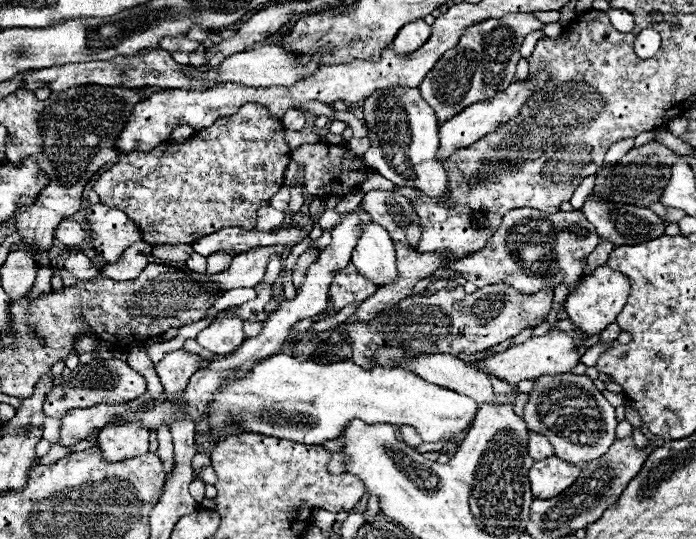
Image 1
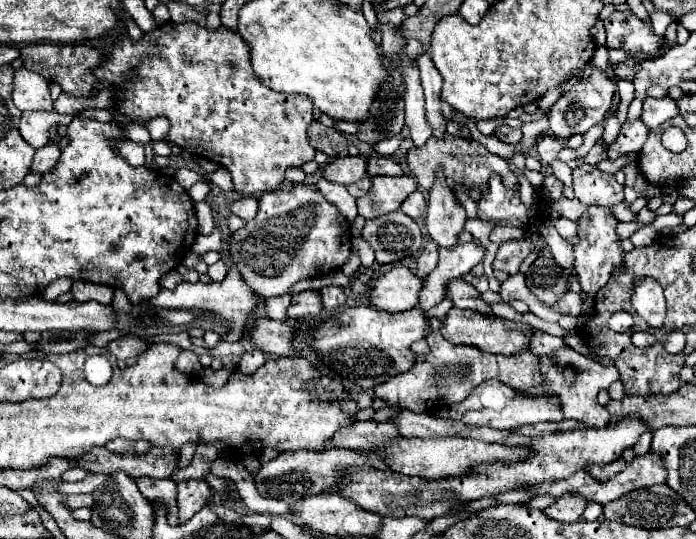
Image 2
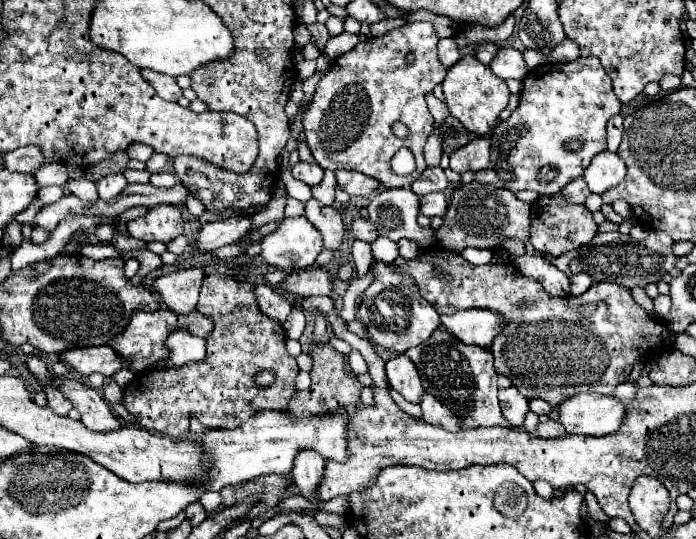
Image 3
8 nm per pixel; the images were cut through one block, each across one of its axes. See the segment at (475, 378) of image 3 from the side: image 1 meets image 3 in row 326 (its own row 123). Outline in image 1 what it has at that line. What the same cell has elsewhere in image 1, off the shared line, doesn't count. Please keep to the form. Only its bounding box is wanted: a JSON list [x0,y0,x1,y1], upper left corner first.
[418,14,544,124]

